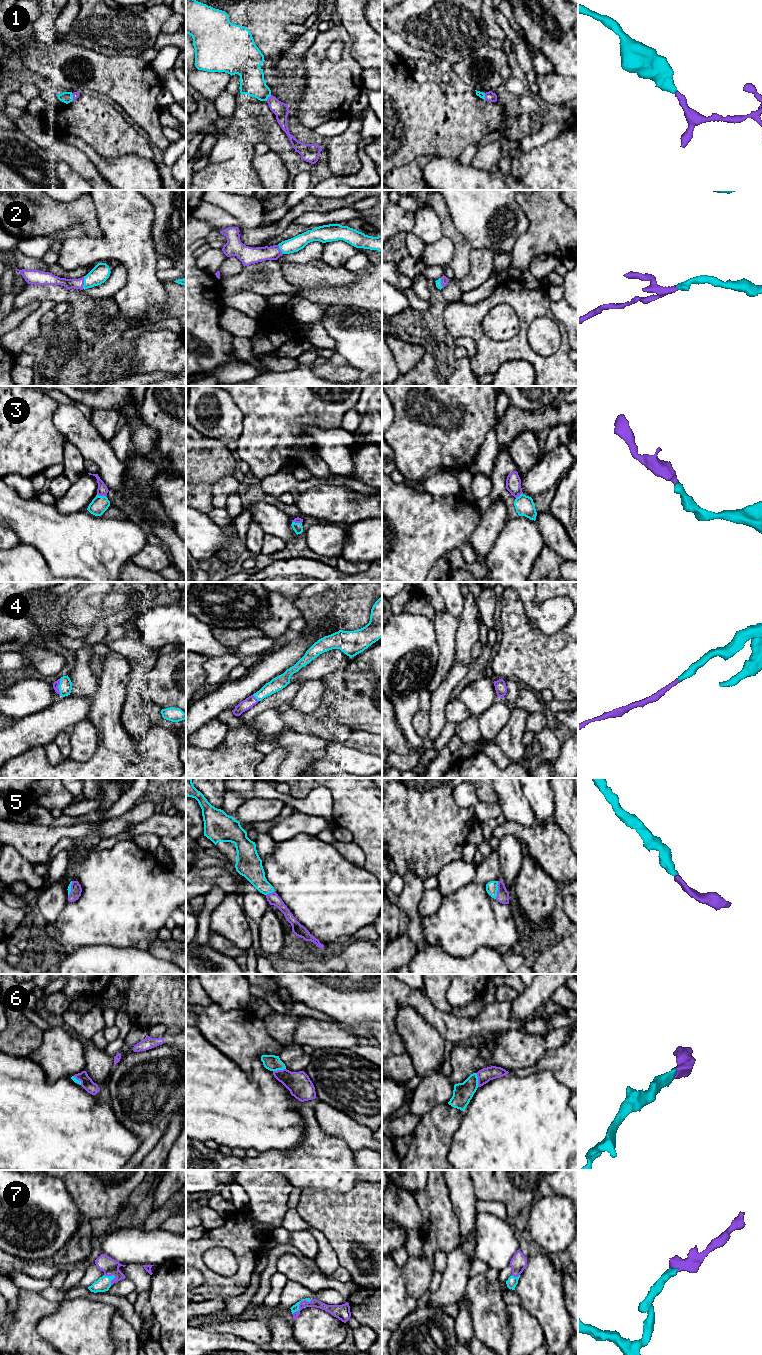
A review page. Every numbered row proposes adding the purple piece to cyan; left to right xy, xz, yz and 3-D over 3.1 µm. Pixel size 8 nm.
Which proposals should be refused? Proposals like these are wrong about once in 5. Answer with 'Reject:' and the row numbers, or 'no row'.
Reject: no row

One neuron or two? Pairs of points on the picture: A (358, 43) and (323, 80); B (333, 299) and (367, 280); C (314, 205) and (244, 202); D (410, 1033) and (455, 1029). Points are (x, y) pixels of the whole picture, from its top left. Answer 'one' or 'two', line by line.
A: two
B: one
C: two
D: two

